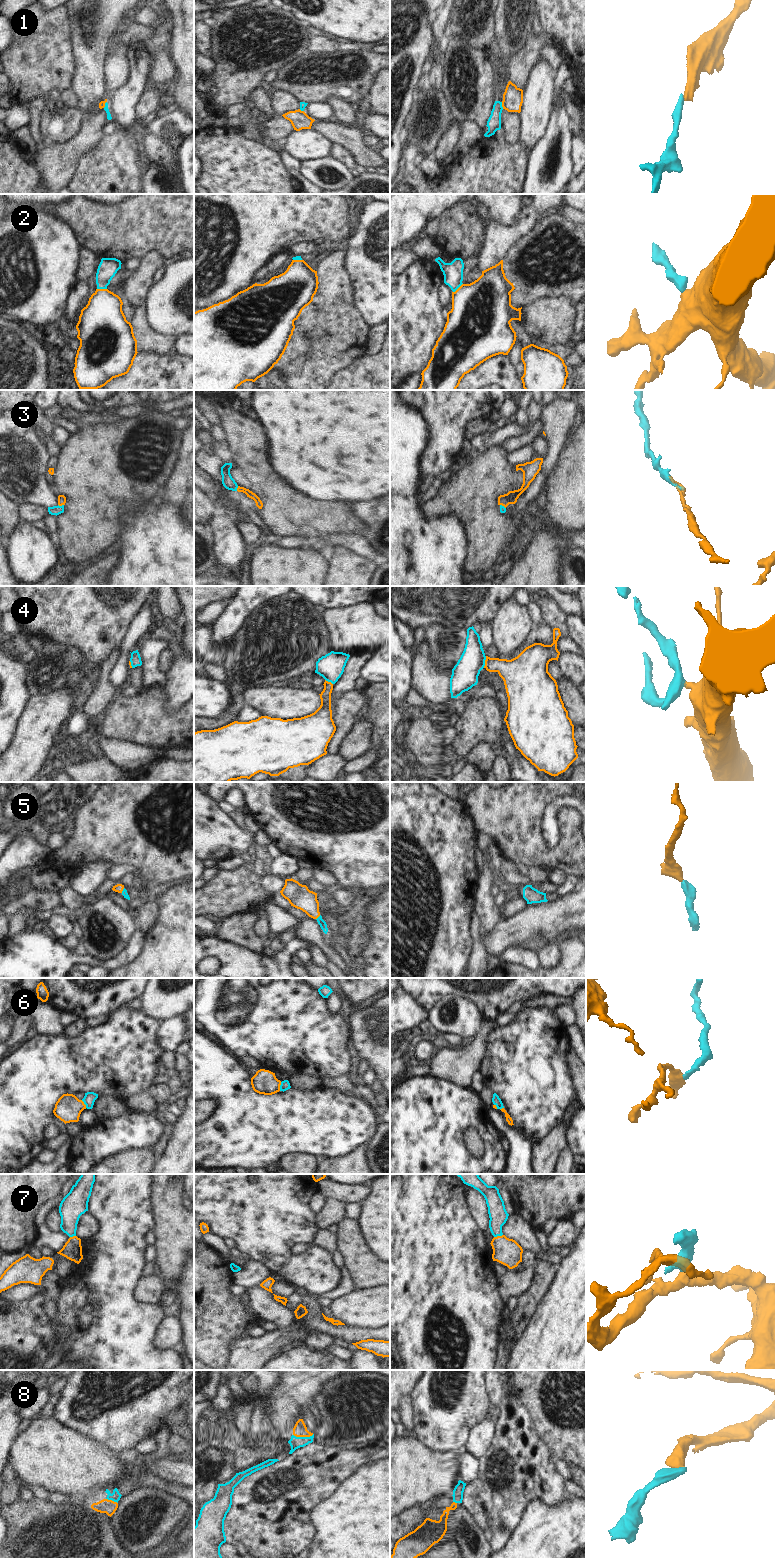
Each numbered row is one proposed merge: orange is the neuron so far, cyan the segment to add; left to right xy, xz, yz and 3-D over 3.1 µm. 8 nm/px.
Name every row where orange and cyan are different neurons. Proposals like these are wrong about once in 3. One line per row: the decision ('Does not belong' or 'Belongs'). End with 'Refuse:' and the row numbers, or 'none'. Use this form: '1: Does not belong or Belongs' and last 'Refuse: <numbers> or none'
1: Does not belong
2: Belongs
3: Belongs
4: Belongs
5: Belongs
6: Belongs
7: Belongs
8: Belongs
Refuse: 1

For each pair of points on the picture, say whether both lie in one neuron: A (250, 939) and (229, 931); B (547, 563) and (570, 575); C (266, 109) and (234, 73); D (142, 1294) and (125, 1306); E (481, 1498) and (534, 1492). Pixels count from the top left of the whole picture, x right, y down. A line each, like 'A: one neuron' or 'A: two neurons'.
A: one neuron
B: two neurons
C: two neurons
D: two neurons
E: one neuron

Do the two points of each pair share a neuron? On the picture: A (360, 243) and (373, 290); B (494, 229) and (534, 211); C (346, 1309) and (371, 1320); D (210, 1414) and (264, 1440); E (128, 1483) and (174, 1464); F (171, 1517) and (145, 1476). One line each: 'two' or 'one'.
A: one
B: one
C: one
D: one
E: two
F: two

